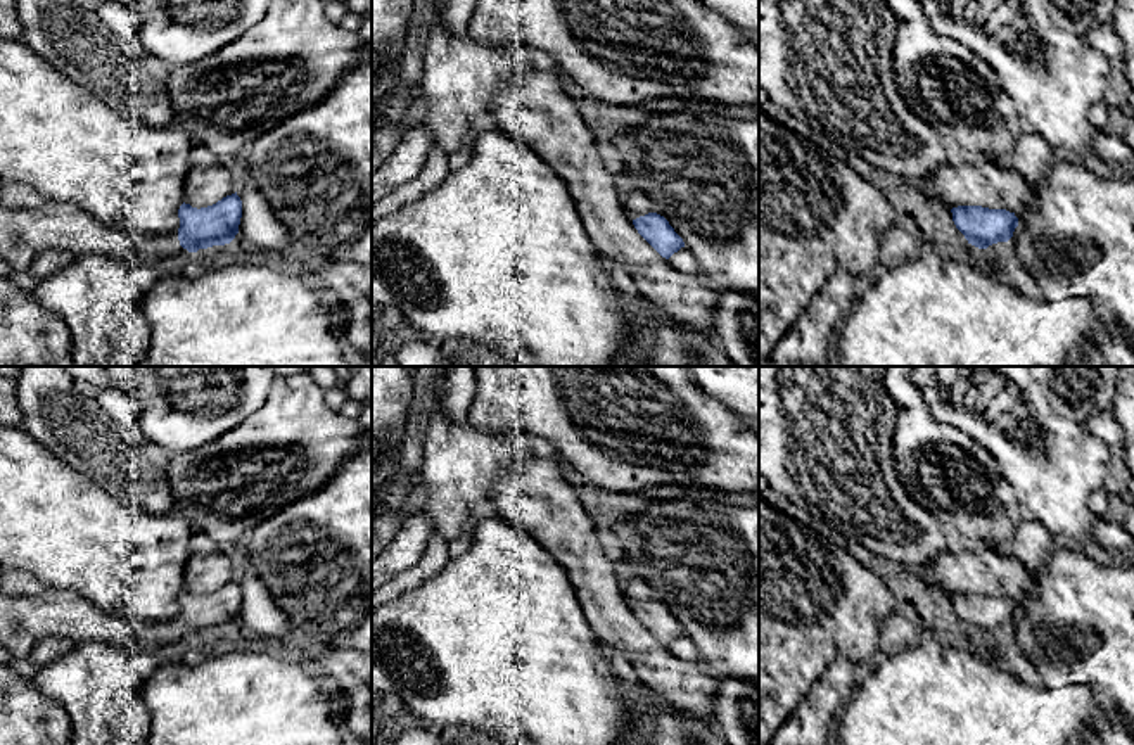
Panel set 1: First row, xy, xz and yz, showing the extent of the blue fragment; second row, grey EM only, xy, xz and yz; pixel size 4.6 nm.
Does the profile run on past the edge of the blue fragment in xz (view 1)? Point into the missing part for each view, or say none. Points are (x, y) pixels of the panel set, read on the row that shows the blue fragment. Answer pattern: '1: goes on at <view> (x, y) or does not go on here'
1: does not go on here

